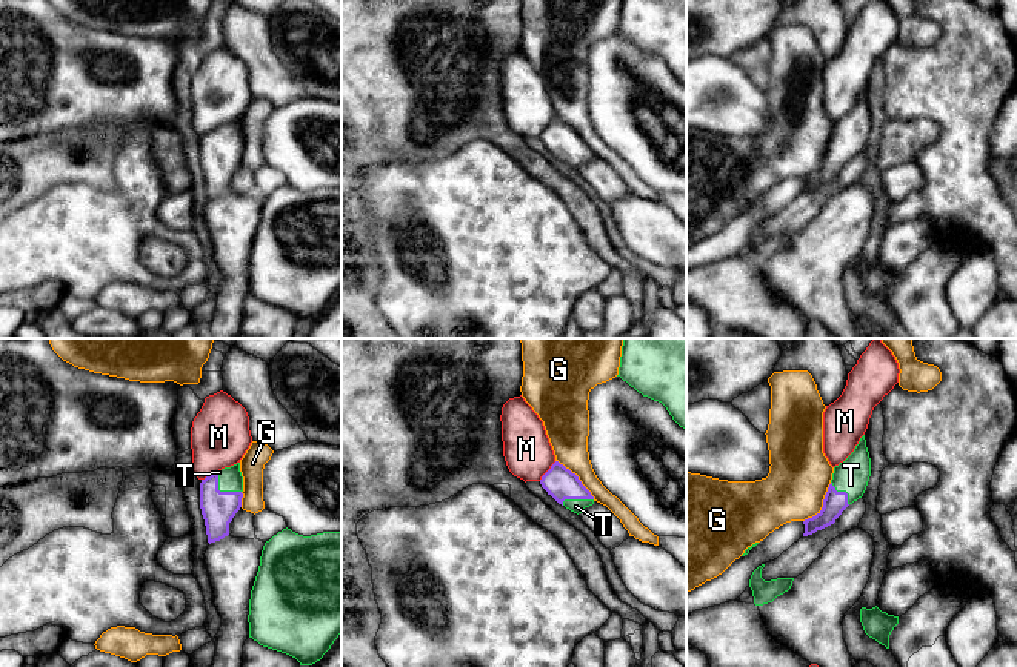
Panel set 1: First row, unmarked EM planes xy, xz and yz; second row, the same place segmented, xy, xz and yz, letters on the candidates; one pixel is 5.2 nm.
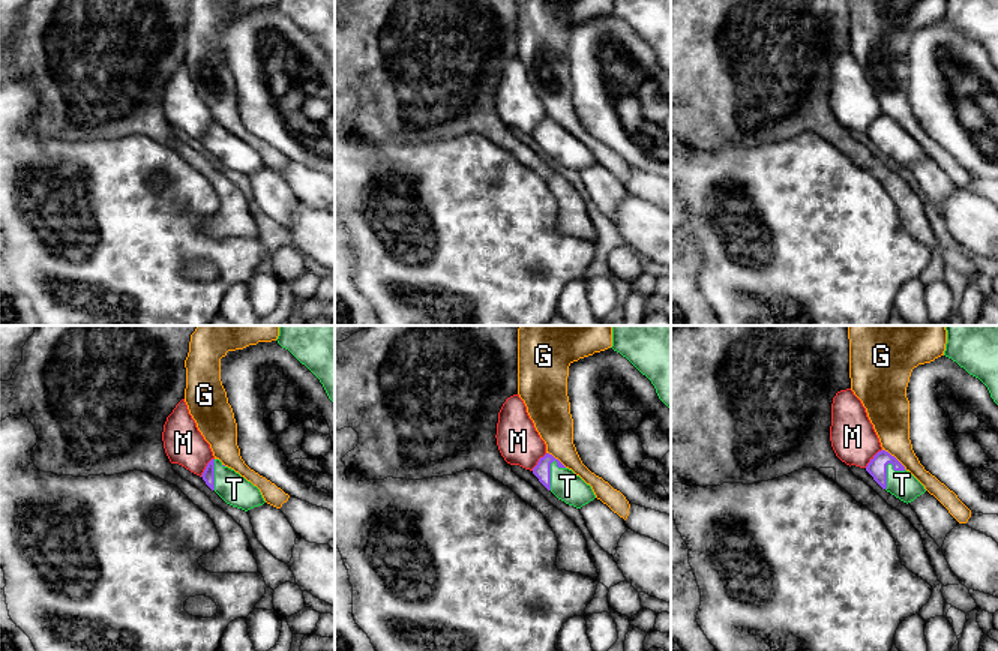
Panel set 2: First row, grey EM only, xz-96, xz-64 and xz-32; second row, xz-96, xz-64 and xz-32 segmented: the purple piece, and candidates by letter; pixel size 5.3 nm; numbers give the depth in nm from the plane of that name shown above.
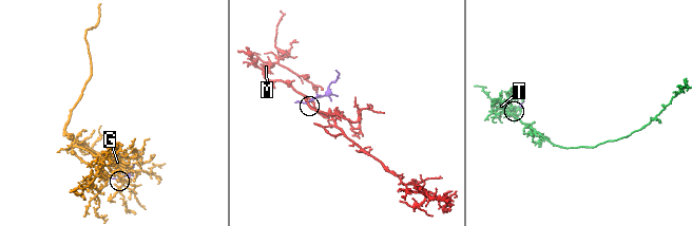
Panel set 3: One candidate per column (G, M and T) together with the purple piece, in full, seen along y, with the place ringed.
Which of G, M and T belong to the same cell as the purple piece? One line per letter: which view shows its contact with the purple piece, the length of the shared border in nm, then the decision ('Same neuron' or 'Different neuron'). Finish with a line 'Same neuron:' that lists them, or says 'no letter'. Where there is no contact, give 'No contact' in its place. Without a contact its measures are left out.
G: Touches purple in yz. Shared border 260 nm. Different neuron
M: Touches purple in xz. Shared border 140 nm. Different neuron
T: Touches purple in xy. Shared border 170 nm. Same neuron
Same neuron: T

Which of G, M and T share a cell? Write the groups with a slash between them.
G / M / T

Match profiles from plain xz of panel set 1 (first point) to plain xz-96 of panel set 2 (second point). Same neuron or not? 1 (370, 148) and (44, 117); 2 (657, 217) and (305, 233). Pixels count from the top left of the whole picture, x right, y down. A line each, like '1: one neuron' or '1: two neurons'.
1: one neuron
2: one neuron

